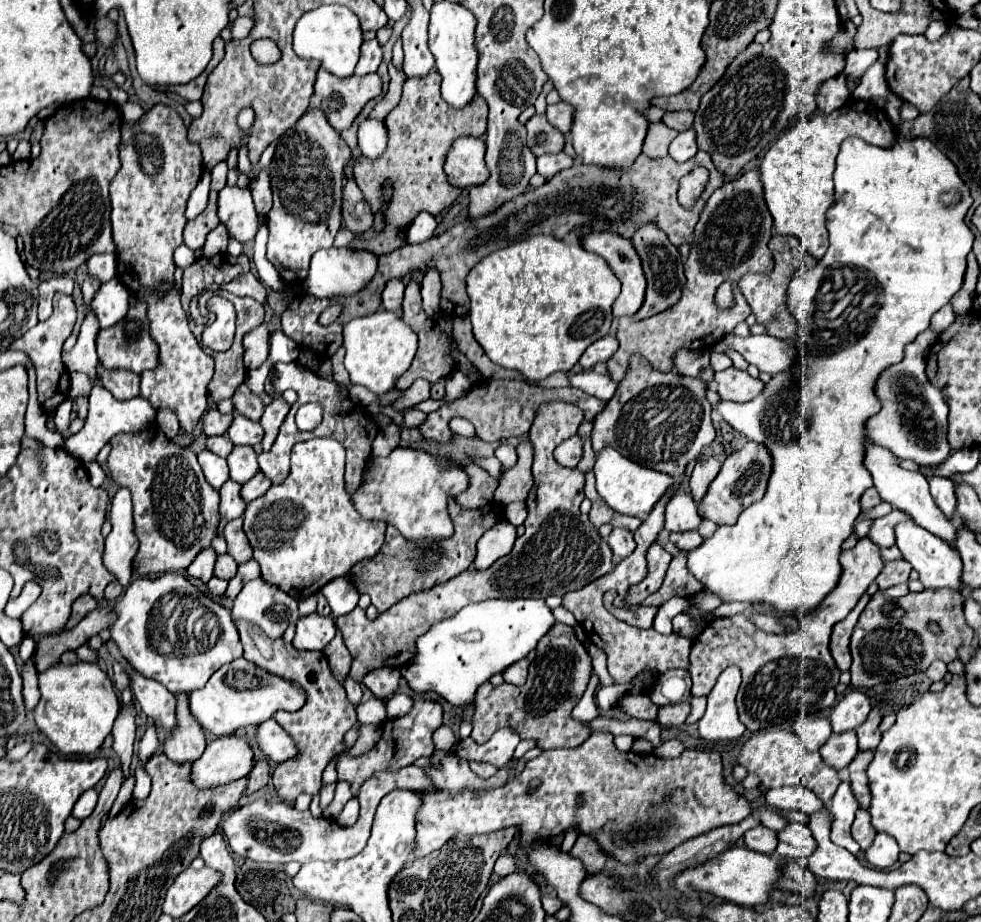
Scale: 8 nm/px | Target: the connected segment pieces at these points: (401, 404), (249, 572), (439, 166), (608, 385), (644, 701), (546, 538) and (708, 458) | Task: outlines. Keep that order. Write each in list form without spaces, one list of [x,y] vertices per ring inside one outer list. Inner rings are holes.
[[[416,379],[408,389],[398,391],[400,397],[392,403],[392,407],[396,411],[404,411],[404,409],[408,409],[408,407],[412,407],[416,403],[426,401],[430,397],[430,387],[432,387],[432,383],[428,383],[426,379]]]
[[[254,559],[248,561],[248,563],[244,563],[244,565],[240,565],[236,577],[230,581],[230,585],[228,585],[228,589],[226,589],[226,597],[228,597],[228,599],[236,599],[236,597],[238,597],[238,591],[240,591],[248,581],[252,581],[252,579],[256,579],[256,577],[260,577],[260,565],[258,565]]]
[[[432,69],[432,73],[428,73],[426,77],[406,79],[400,103],[388,113],[384,121],[388,129],[386,153],[376,161],[362,157],[354,163],[354,179],[364,193],[364,199],[370,203],[372,211],[380,207],[380,185],[388,181],[394,187],[392,201],[386,207],[386,229],[382,233],[374,233],[374,229],[362,233],[360,239],[350,247],[370,251],[374,249],[378,255],[390,253],[402,245],[398,229],[410,225],[420,211],[436,215],[446,209],[460,195],[460,189],[452,187],[444,173],[446,155],[458,137],[480,137],[486,131],[486,115],[488,105],[480,95],[476,95],[476,99],[468,107],[448,107],[440,97],[440,75],[436,69]]]
[[[580,371],[570,377],[570,385],[586,391],[588,395],[594,395],[598,399],[608,401],[616,392],[618,382],[612,381],[608,375],[598,375],[596,371]]]
[[[644,693],[644,695],[622,695],[618,705],[622,705],[622,711],[628,713],[634,719],[648,719],[648,721],[656,721],[658,715],[658,705],[652,703],[652,699]]]
[[[554,401],[544,403],[538,409],[530,429],[530,443],[534,447],[534,489],[532,497],[528,499],[528,519],[524,521],[526,533],[516,539],[514,549],[506,557],[500,557],[484,571],[470,567],[446,583],[434,585],[426,591],[410,593],[372,621],[366,617],[362,607],[356,607],[348,615],[336,619],[336,625],[344,637],[344,645],[352,655],[352,679],[362,681],[366,673],[380,667],[404,667],[416,657],[416,639],[420,635],[424,635],[436,621],[456,615],[470,603],[498,597],[546,599],[548,595],[566,595],[568,591],[576,591],[612,569],[608,543],[598,535],[596,527],[592,527],[588,515],[582,515],[578,509],[584,499],[584,473],[578,469],[566,469],[554,459],[554,449],[568,437],[576,435],[580,425],[582,411],[570,403]]]
[[[706,447],[690,477],[690,491],[692,491],[692,497],[696,503],[700,503],[704,499],[704,493],[708,491],[710,483],[716,479],[718,471],[720,471],[720,465],[722,463],[712,455],[710,447]]]

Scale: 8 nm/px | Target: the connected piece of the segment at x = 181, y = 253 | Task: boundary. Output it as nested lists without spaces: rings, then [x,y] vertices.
[[[180,245],[180,247],[174,251],[174,261],[176,261],[176,265],[178,265],[180,269],[184,269],[184,267],[190,267],[190,265],[196,261],[196,255],[194,255],[194,251],[192,251],[190,247]]]

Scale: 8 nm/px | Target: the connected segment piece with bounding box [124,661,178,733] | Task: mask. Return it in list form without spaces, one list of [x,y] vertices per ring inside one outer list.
[[[128,661],[126,663],[126,669],[128,669],[128,675],[132,679],[130,683],[130,689],[134,693],[134,697],[138,697],[138,703],[140,703],[140,709],[154,719],[154,723],[168,731],[168,733],[174,733],[176,731],[176,695],[172,691],[168,691],[162,683],[158,681],[152,681],[152,679],[146,679],[142,673],[138,673]]]

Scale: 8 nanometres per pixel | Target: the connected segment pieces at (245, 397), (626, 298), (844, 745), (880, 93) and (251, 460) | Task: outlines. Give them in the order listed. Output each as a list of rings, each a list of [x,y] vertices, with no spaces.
[[[244,383],[236,389],[236,395],[232,397],[232,403],[234,403],[236,413],[240,413],[248,419],[254,419],[254,421],[258,421],[262,411],[264,411],[264,403]]]
[[[590,233],[582,245],[588,251],[604,257],[616,277],[622,281],[622,293],[612,307],[614,317],[634,315],[644,301],[646,279],[642,273],[640,257],[636,255],[630,239],[612,233]]]
[[[848,731],[848,735],[832,735],[824,747],[820,747],[822,759],[834,767],[836,771],[842,771],[848,767],[848,763],[858,755],[858,743],[856,743],[856,733]]]
[[[874,63],[864,79],[860,79],[858,87],[854,89],[854,97],[856,99],[872,99],[872,97],[880,97],[884,99],[884,103],[888,103],[888,83],[886,83],[886,77],[884,77],[884,65],[882,63]]]
[[[234,447],[232,455],[228,455],[228,467],[230,467],[230,479],[240,485],[250,481],[260,471],[256,451],[252,447]]]

